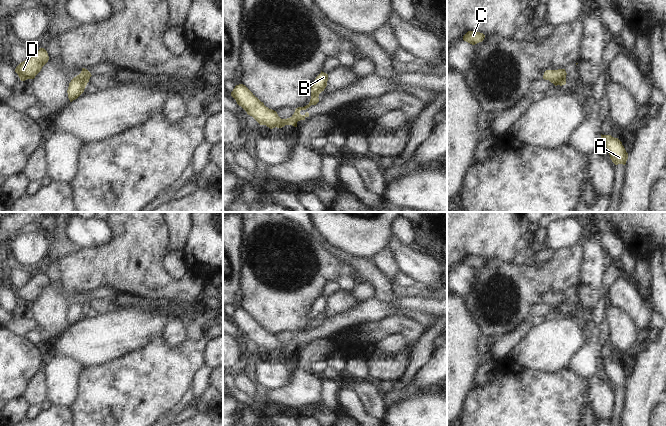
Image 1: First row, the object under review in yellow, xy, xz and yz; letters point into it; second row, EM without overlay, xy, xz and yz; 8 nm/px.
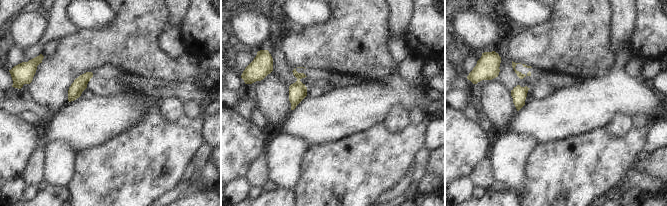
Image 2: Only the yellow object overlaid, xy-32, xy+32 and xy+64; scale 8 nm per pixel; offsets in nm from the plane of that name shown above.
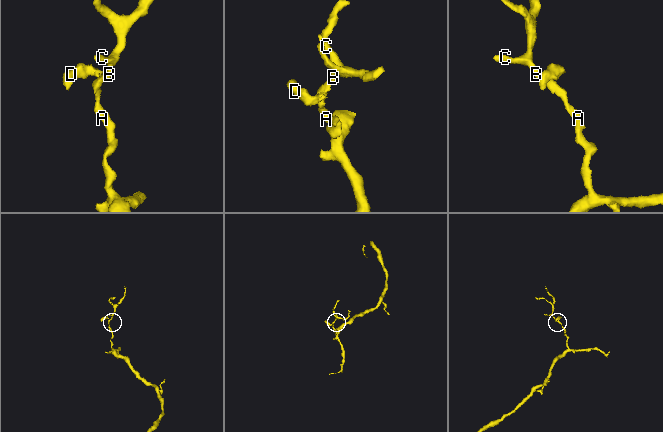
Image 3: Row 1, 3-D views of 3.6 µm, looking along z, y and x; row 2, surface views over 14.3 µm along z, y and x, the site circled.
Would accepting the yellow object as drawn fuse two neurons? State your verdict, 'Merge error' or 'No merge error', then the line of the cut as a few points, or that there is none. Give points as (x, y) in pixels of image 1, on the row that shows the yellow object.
Merge error. Split along xz (308, 104), (310, 105).

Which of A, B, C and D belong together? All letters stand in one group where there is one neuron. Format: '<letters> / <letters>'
A B C / D

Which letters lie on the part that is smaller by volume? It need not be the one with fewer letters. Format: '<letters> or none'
D

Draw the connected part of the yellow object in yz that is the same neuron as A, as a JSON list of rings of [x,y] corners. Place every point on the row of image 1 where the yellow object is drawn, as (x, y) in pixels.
[[[601,134],[600,144],[608,150],[610,159],[615,165],[626,164],[628,153],[618,138],[614,138],[611,135]]]

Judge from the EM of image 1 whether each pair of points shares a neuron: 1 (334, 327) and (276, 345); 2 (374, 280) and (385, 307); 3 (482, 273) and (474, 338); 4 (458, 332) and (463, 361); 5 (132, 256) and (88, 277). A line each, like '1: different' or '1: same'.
1: same
2: different
3: different
4: same
5: same

